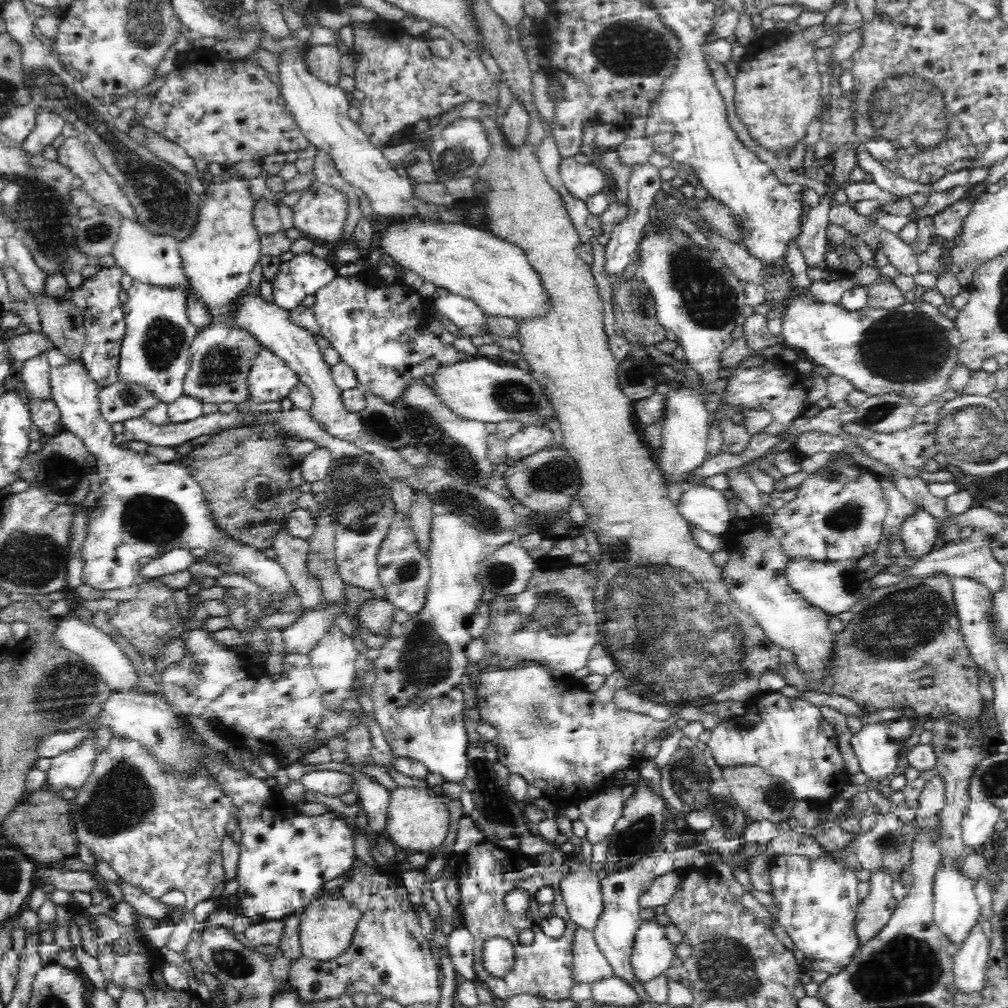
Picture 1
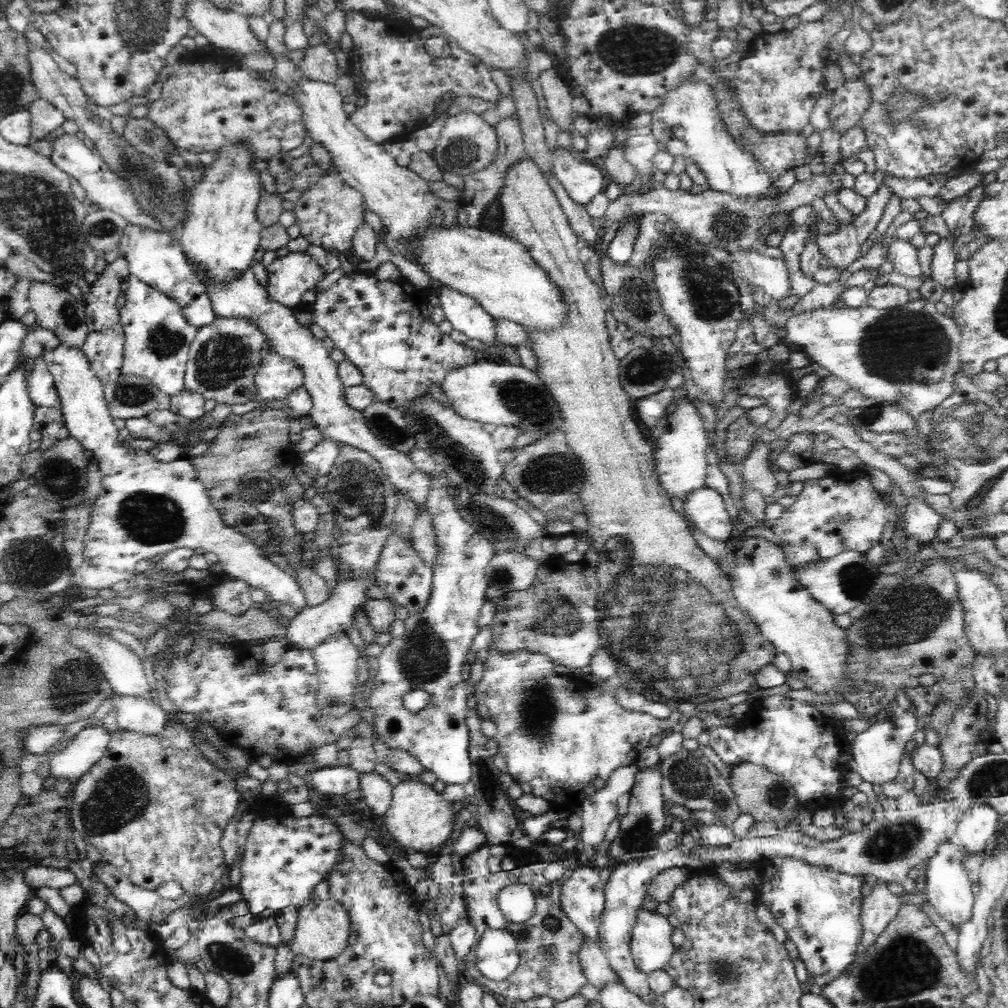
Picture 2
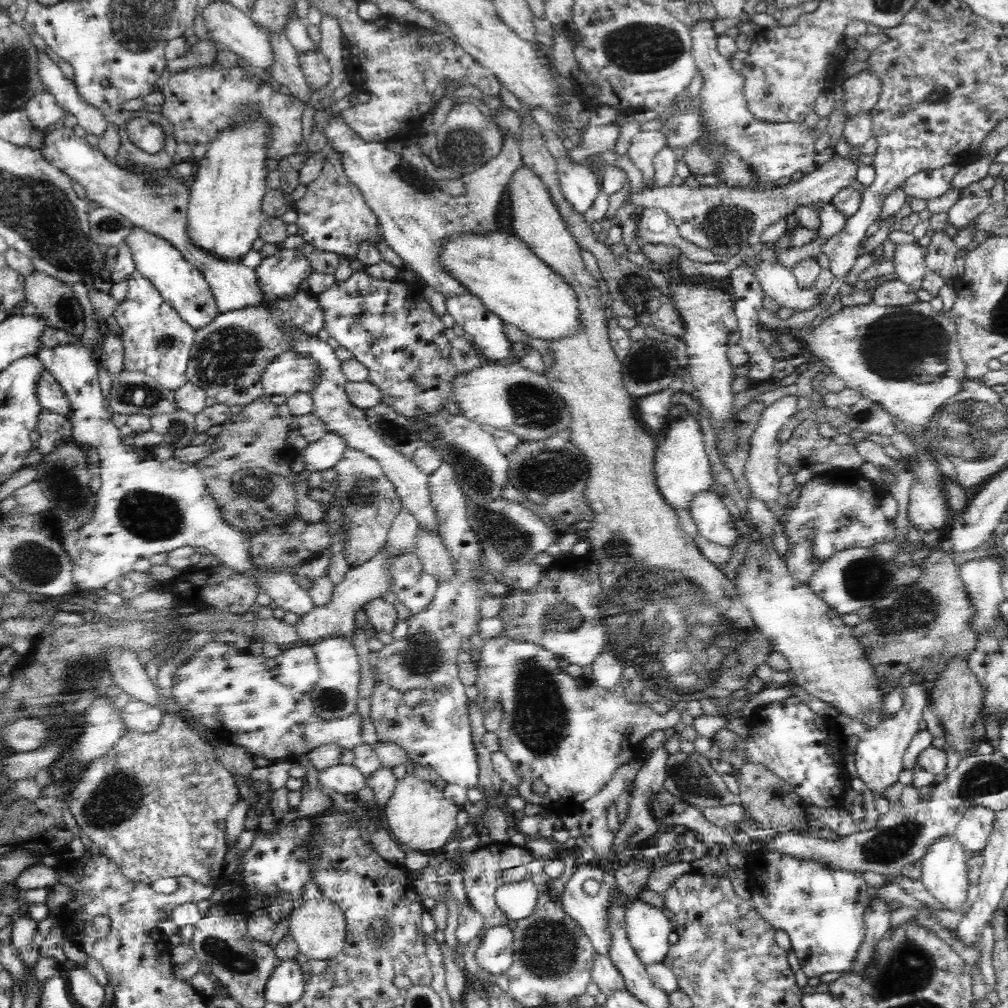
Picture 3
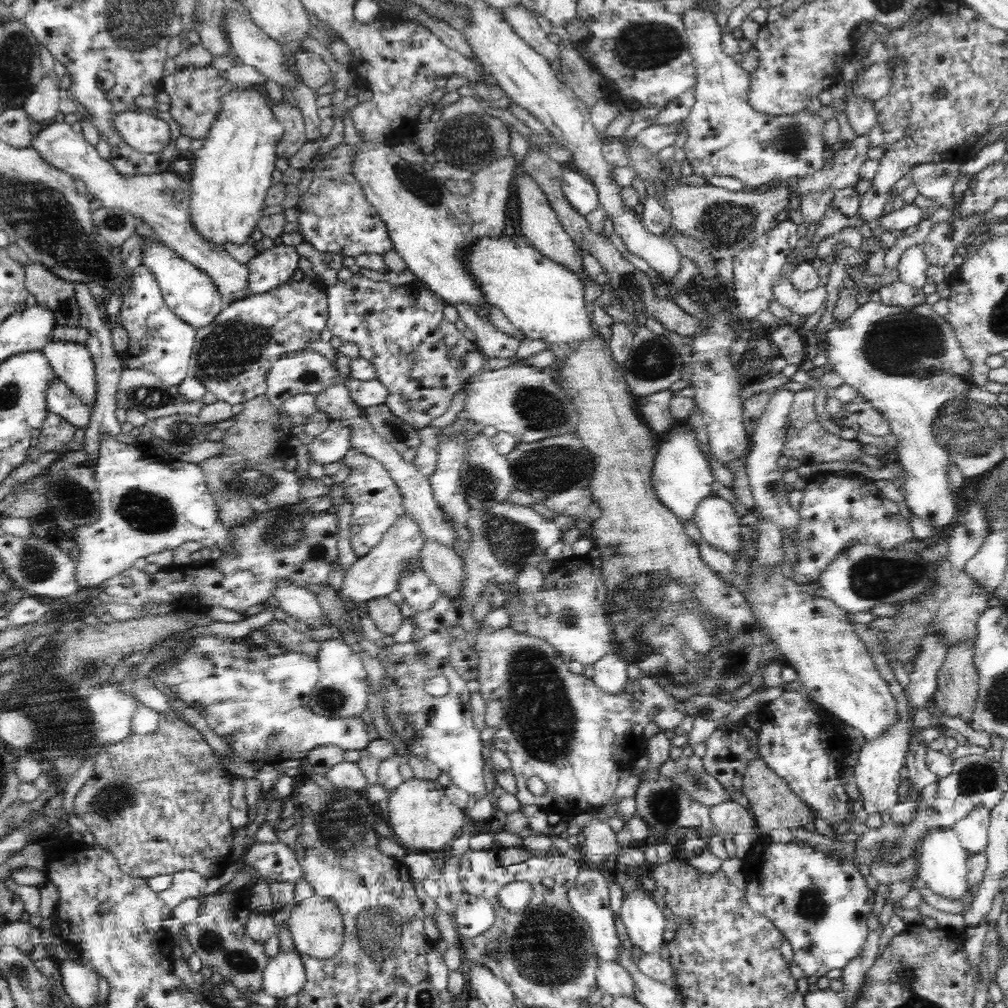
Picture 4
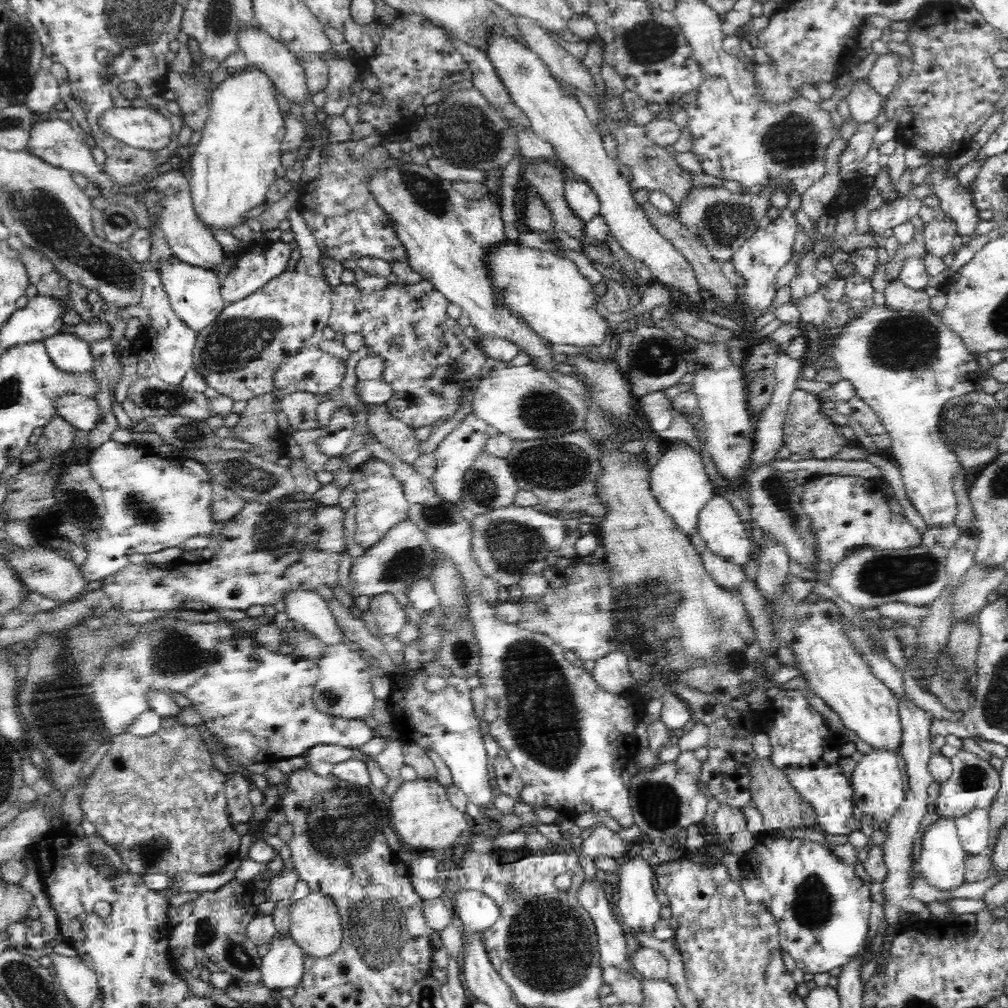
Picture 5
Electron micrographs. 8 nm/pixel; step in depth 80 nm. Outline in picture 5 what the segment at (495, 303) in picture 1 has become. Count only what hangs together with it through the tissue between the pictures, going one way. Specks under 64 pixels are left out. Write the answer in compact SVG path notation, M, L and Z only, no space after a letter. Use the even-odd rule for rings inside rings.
M506 240L488 252L487 266L495 293L504 297L508 313L524 323L534 335L548 343L582 348L604 344L608 320L596 310L602 297L595 295L592 289L596 286L580 274L572 260Z

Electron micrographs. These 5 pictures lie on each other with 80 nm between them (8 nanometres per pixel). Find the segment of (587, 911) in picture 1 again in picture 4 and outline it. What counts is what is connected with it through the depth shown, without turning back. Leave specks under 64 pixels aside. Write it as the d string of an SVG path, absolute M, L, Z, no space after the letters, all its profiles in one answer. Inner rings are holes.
M583 866L581 872L578 874L577 880L572 884L568 890L568 901L570 907L575 914L580 915L588 923L590 929L590 936L594 945L596 945L596 954L600 961L616 962L616 958L620 956L620 937L616 931L616 923L614 923L614 914L610 908L610 899L608 896L609 883L602 875L602 872L596 868L586 868ZM586 882L591 883L591 889L586 888Z

